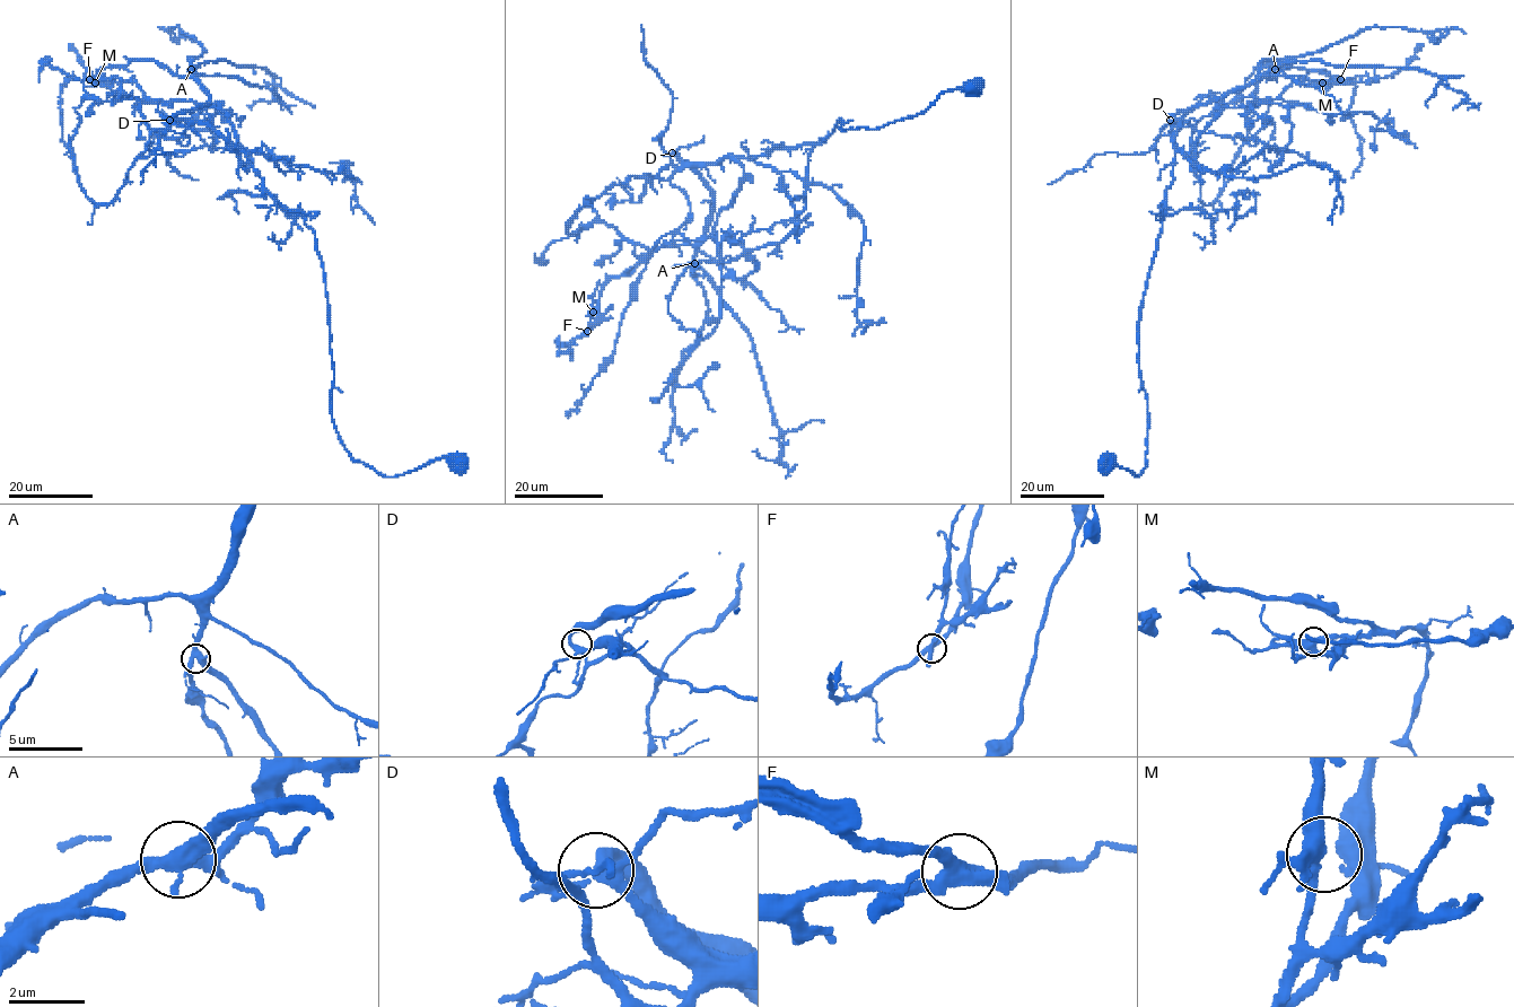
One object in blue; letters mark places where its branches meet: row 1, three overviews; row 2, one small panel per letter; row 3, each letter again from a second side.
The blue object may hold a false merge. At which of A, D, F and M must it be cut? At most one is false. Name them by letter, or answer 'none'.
F

